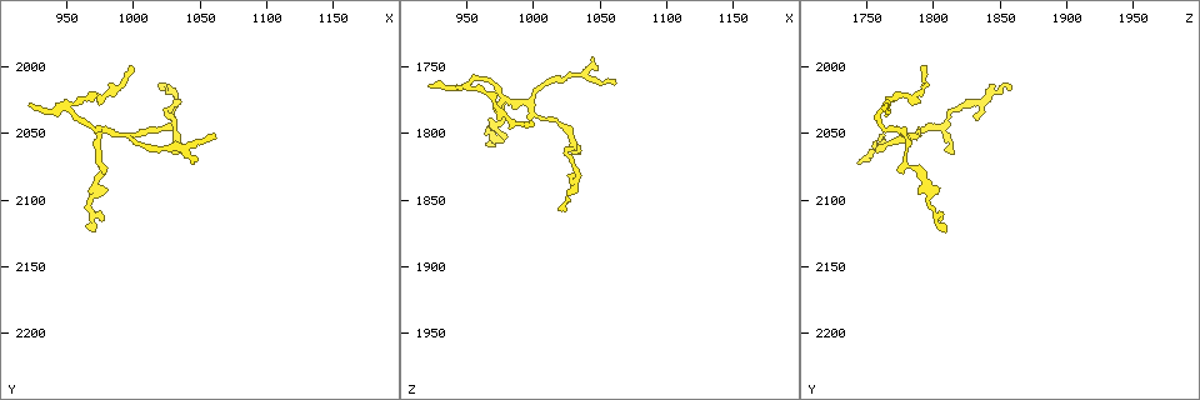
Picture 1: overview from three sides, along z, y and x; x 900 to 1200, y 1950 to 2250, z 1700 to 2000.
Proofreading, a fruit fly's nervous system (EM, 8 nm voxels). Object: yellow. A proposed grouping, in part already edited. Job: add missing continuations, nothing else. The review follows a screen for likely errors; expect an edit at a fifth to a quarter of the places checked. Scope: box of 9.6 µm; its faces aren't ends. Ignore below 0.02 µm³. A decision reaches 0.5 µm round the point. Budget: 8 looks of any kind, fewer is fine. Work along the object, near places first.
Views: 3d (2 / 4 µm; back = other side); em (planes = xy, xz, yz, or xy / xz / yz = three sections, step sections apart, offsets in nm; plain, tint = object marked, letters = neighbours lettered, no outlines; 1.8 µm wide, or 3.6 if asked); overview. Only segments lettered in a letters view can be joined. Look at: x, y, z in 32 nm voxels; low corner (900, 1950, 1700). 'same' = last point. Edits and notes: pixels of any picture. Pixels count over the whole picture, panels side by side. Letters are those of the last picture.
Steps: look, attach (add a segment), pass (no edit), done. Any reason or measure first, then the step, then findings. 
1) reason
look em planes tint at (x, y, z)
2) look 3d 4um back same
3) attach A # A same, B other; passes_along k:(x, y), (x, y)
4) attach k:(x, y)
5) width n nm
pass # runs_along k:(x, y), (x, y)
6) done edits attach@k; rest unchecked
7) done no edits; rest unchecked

look em planes letters at (1022, 2016, 1858)

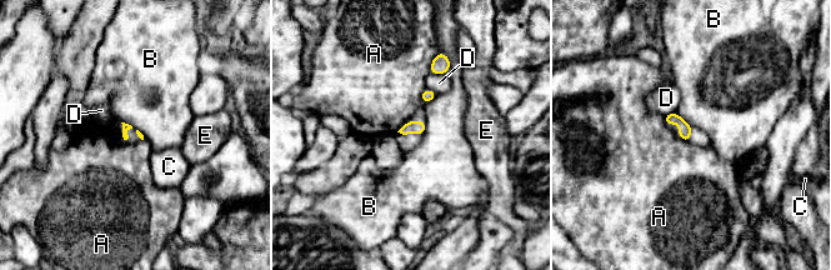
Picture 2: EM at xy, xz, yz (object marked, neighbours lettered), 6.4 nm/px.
longest_contact B 160 nm
pass # A other, B other, C other, D other, E other; border 2:(439, 51), (449, 59), (446, 74); no lettered segment goes on from it

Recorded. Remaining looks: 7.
thin end
look 3d 2um back at (966, 2120, 1808)

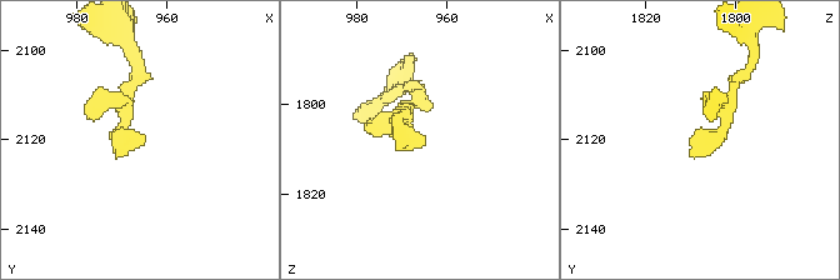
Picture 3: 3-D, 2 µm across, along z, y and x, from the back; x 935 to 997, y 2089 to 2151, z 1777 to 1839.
shape alone is not enough
look em xy step 16 letters at (966, 2119, 1809)

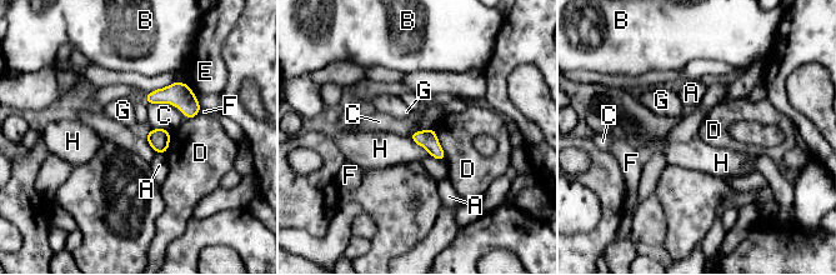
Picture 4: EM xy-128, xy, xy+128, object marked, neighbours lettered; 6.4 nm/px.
another direction
look em planes letters same

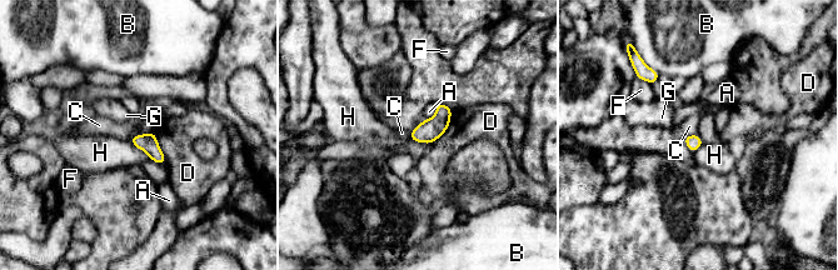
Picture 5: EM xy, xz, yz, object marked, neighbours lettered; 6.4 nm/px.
longest_contact D 280 nm
pass # A other, B other, C other, D other, F other, G other, H other; no lettered segment goes on from it

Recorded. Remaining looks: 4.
branch point
look em yz step 16 letters at (978, 2046, 1770)

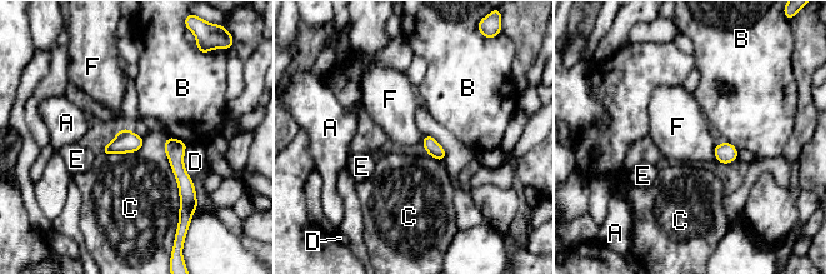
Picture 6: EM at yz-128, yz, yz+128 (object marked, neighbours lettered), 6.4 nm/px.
longest_contact C 500 nm
pass # A other, B other, C other, D other, E other, F other; no lettered segment goes on from it

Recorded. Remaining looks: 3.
thin end
look em planes plain at (920, 2028, 1764)

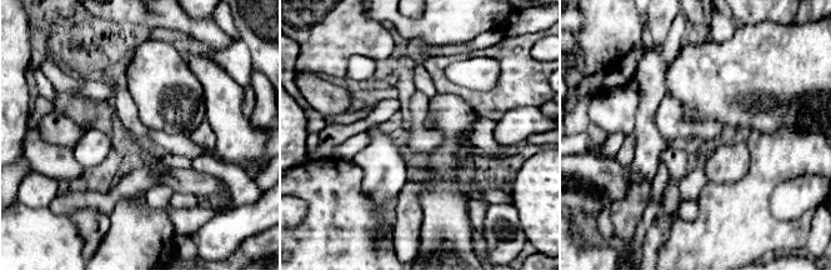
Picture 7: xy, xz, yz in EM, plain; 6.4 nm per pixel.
look em planes letters same

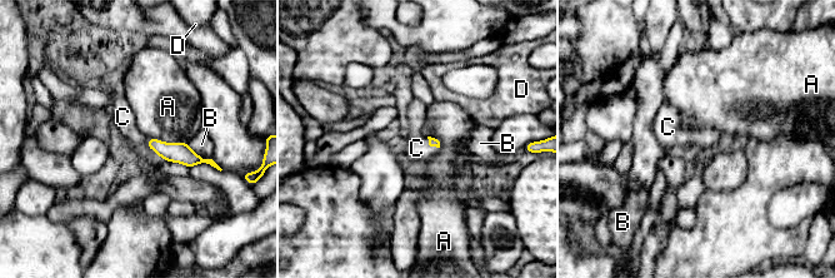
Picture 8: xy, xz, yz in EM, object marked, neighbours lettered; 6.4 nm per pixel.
attach C # A other, B other, C same, D other; passes_along 8:(433, 142), (430, 145), (416, 148); the cell continues

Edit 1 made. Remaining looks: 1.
done edits attach@8; rest unchecked

